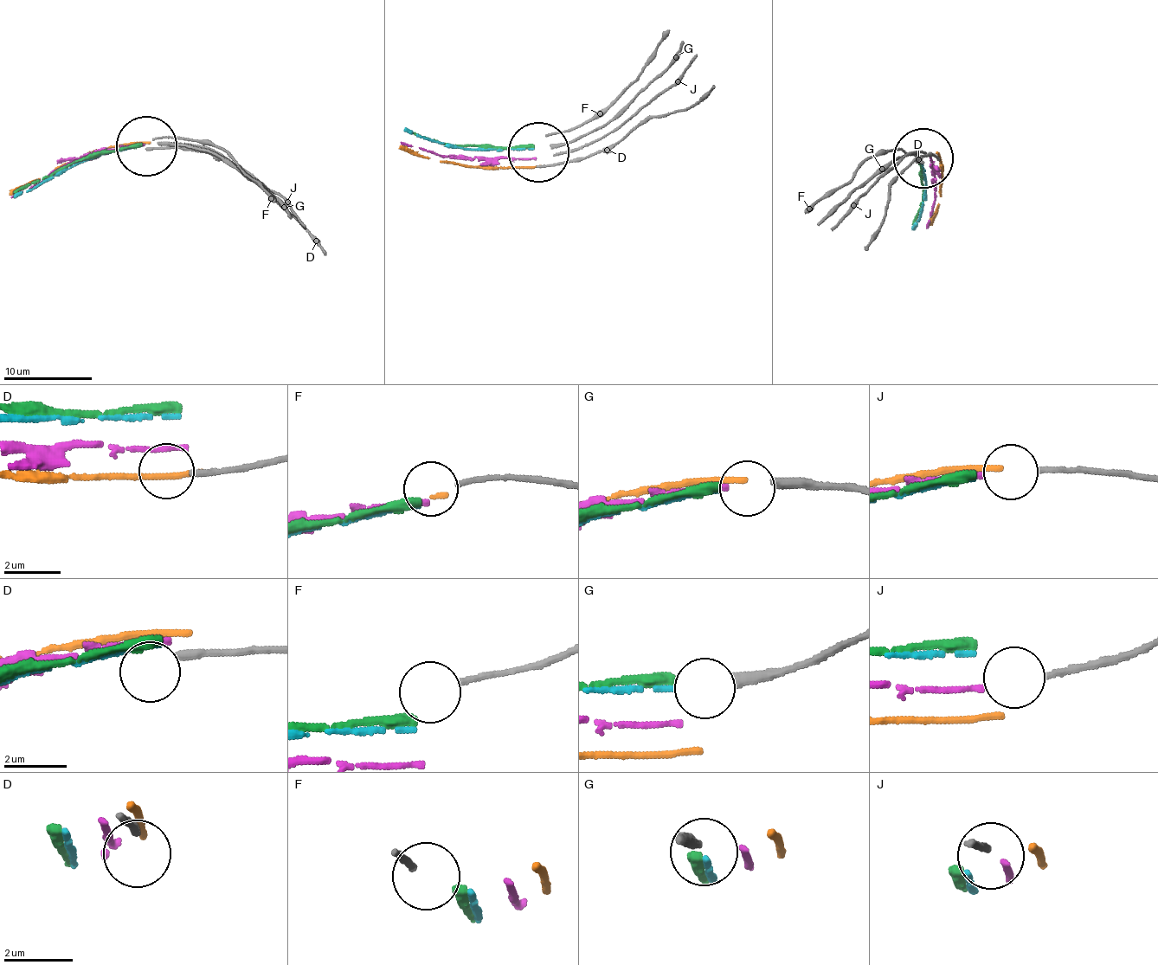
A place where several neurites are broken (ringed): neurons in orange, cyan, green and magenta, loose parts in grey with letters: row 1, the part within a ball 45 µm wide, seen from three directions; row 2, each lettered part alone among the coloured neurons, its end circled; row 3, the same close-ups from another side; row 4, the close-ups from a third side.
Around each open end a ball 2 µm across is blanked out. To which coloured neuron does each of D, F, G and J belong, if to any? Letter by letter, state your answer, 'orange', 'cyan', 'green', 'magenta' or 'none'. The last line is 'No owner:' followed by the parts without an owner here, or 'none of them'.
D: none
F: none
G: cyan
J: magenta
No owner: D, F

